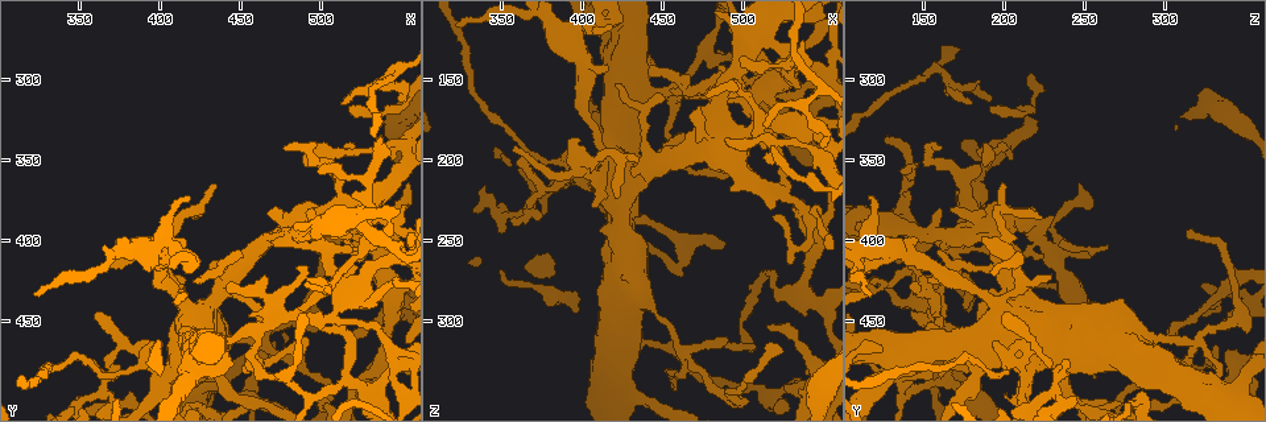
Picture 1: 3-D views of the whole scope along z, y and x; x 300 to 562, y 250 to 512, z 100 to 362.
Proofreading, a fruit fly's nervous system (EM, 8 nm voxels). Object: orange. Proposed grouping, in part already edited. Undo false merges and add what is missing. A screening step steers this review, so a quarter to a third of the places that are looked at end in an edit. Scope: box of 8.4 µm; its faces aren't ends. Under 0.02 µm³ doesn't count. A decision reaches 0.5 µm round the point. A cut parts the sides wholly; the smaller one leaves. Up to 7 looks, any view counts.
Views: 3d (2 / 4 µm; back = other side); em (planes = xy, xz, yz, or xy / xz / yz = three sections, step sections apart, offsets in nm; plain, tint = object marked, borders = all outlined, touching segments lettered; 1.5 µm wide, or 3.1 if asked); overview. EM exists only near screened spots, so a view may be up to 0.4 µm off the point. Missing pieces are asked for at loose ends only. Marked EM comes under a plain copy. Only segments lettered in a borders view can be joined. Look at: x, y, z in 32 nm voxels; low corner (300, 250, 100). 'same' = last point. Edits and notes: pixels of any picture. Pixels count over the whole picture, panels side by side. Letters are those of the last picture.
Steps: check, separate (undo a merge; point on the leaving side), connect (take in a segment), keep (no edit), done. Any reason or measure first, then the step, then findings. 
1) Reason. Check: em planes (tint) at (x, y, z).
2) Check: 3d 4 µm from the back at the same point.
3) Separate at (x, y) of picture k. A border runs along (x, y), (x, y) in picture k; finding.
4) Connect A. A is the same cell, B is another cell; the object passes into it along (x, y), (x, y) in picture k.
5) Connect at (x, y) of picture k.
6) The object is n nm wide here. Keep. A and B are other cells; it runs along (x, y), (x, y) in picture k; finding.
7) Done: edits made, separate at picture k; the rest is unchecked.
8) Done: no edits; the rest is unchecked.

Three arms meet. Check: 3d 2 µm at (474, 484, 130).

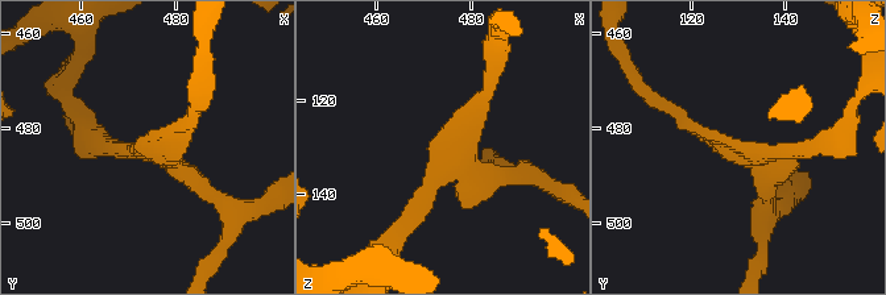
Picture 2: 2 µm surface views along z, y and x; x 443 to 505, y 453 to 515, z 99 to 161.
Need the tissue. Check: em planes (borders) at (474, 485, 132).

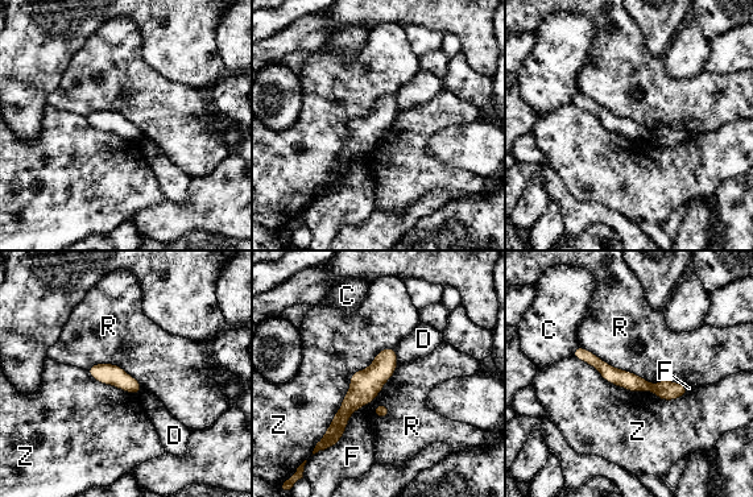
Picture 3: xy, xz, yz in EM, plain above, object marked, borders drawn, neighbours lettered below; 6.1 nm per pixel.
3 arms meet here. Separate at (666, 390) of picture 3. C, D, F, R and Z are other cells; a second neuron is stuck on.

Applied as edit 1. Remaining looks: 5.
Check: overview.

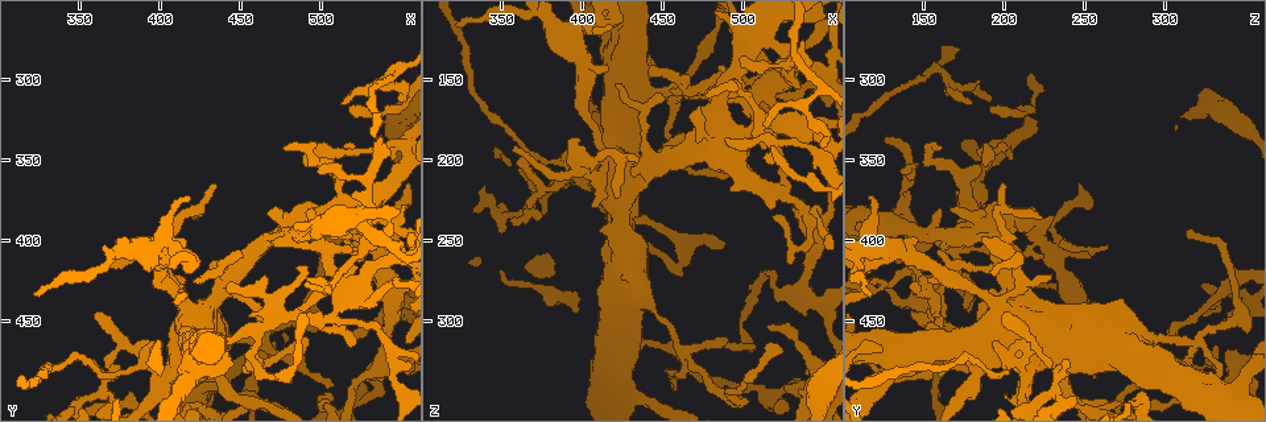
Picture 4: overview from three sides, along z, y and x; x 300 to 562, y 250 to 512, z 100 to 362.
An open end. Check: em planes (borders) at (512, 314, 176).

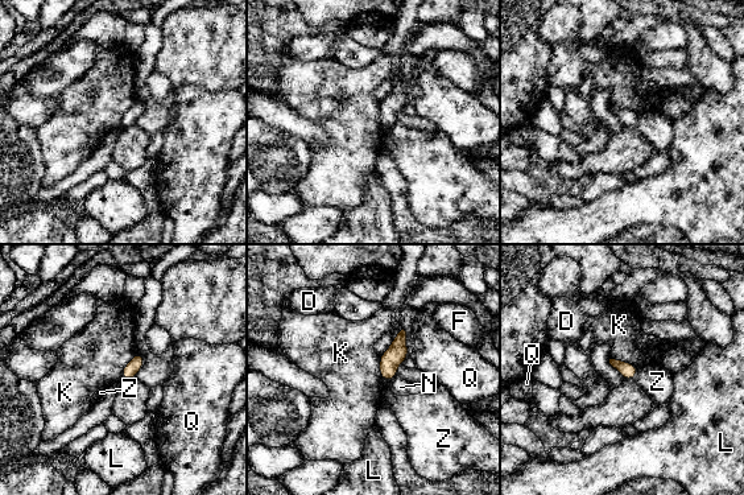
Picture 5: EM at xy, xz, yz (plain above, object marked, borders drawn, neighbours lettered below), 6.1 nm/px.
Keep. D, F, K, L, N, Q and Z are other cells; a border runs along (610, 358), (629, 362), (637, 368) in picture 5; none of them fits.

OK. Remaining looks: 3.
Done: edits made, separate at picture 3; the rest is unchecked.

